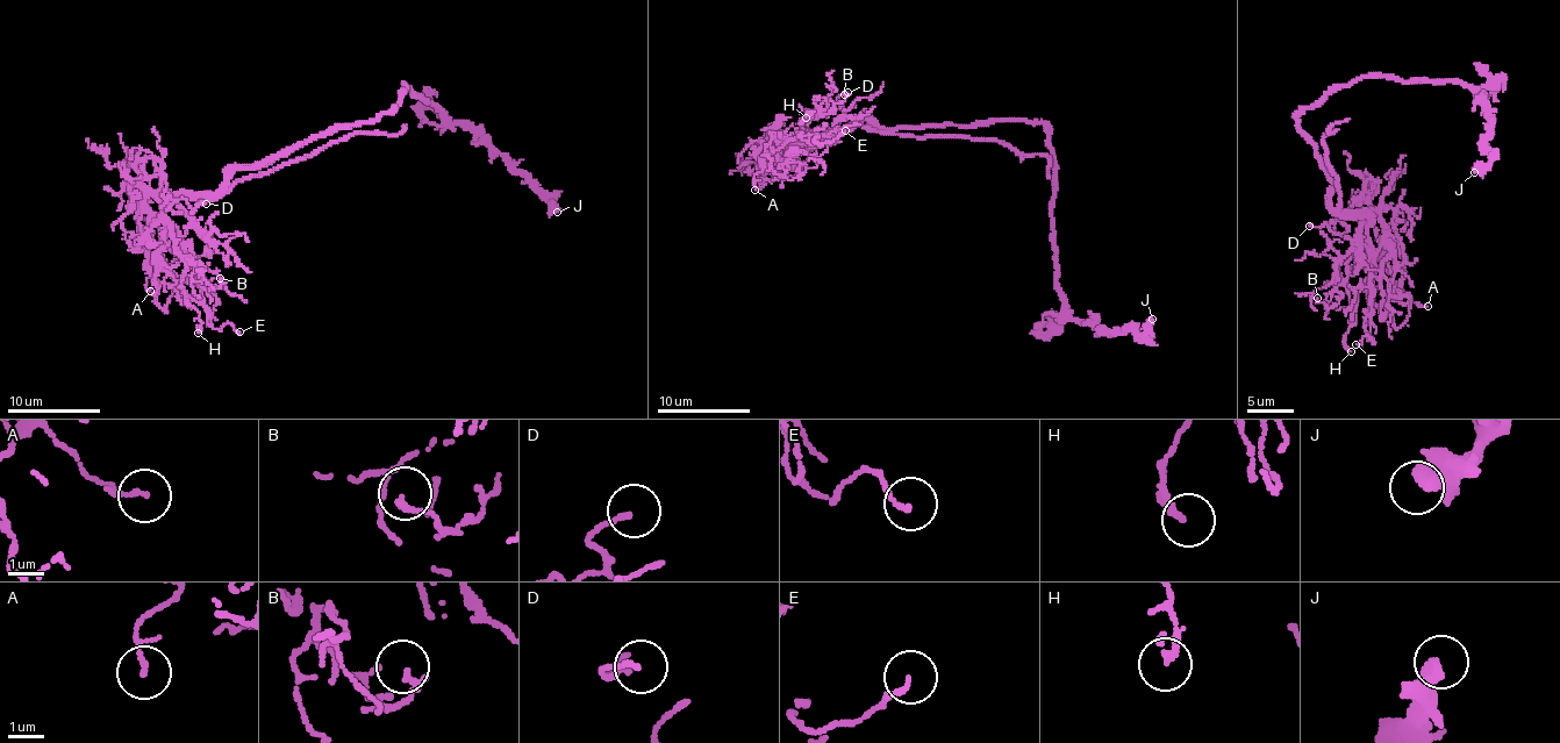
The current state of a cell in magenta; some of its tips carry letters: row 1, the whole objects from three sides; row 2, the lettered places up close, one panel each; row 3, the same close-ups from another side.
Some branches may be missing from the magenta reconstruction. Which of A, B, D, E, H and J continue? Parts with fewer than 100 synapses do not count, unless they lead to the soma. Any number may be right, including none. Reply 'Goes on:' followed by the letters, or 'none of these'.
Goes on: none of these

